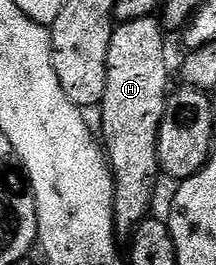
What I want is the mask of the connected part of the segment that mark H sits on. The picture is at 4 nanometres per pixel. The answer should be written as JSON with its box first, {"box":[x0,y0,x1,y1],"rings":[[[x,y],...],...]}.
{"box":[100,16,172,237],"rings":[[[154,16],[140,18],[136,22],[124,22],[115,27],[112,34],[112,42],[108,46],[108,78],[104,86],[104,98],[100,105],[100,113],[102,112],[102,136],[100,132],[100,140],[104,145],[104,155],[110,165],[110,170],[114,173],[114,231],[119,237],[129,237],[134,229],[151,215],[150,203],[154,200],[154,175],[157,177],[160,172],[158,166],[158,135],[160,134],[160,126],[166,109],[166,97],[172,88],[172,83],[170,84],[170,68],[166,65],[166,44],[162,41],[162,32],[164,33],[163,25]]]}

